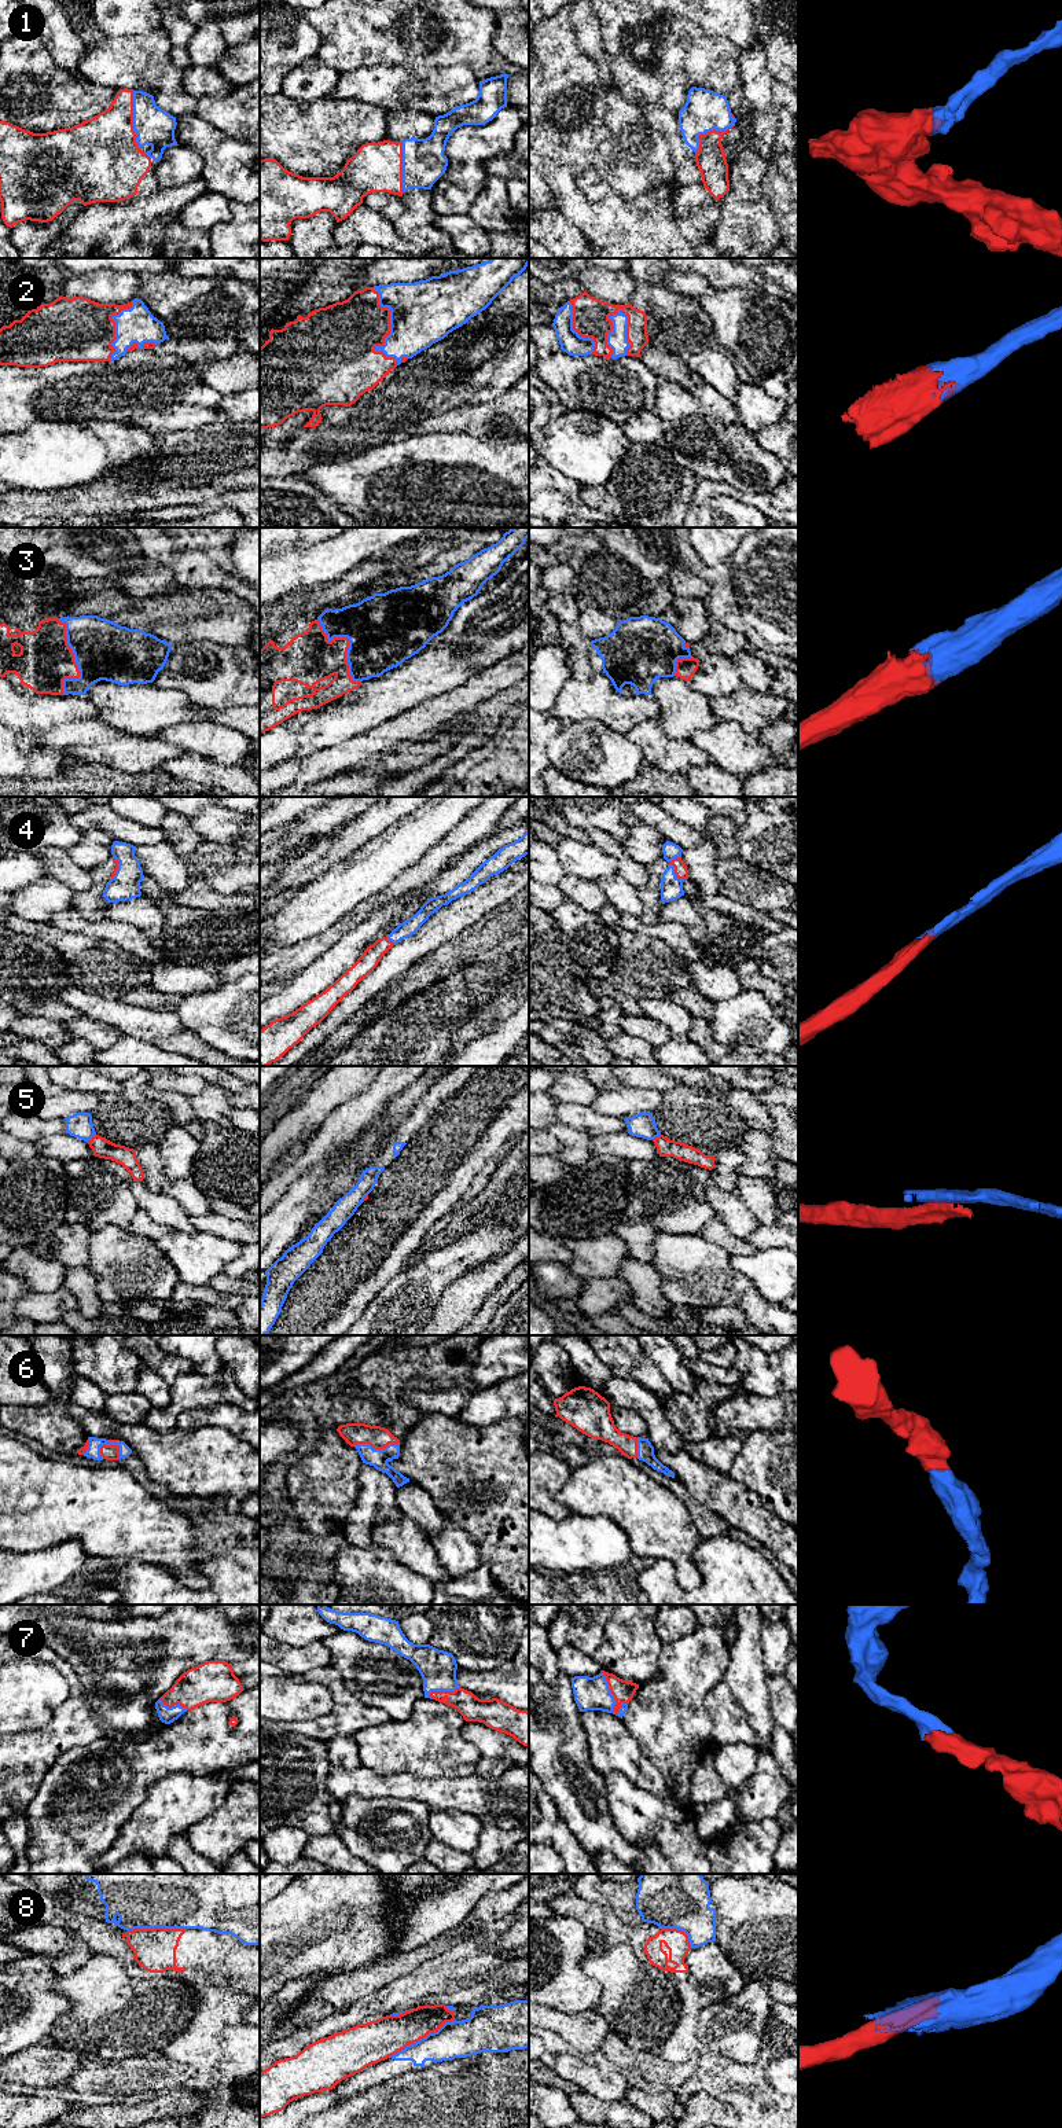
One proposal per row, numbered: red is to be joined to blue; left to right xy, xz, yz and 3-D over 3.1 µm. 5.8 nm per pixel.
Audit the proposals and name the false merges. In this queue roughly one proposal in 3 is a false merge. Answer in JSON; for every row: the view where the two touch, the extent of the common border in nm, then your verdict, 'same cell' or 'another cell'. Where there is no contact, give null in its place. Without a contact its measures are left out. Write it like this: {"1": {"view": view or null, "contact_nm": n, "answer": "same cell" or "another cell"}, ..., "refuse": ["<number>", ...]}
{"1": {"view": "xy", "contact_nm": 360, "answer": "same cell"}, "2": {"view": "yz", "contact_nm": 300, "answer": "same cell"}, "3": {"view": "xy", "contact_nm": 440, "answer": "same cell"}, "4": {"view": "yz", "contact_nm": 150, "answer": "same cell"}, "5": {"view": "xy", "contact_nm": 80, "answer": "another cell"}, "6": {"view": "xz", "contact_nm": 280, "answer": "same cell"}, "7": {"view": "yz", "contact_nm": 260, "answer": "same cell"}, "8": {"view": "xz", "contact_nm": 440, "answer": "another cell"}, "refuse": ["5", "8"]}

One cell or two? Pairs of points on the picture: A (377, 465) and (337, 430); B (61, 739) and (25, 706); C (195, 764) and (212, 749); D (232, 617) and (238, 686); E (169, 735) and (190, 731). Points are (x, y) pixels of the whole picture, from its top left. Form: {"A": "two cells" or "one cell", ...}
{"A": "two cells", "B": "two cells", "C": "two cells", "D": "two cells", "E": "one cell"}

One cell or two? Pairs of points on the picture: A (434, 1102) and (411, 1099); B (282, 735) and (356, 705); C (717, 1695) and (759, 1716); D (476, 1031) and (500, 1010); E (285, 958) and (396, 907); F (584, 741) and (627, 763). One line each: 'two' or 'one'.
A: two
B: one
C: two
D: one
E: two
F: one

